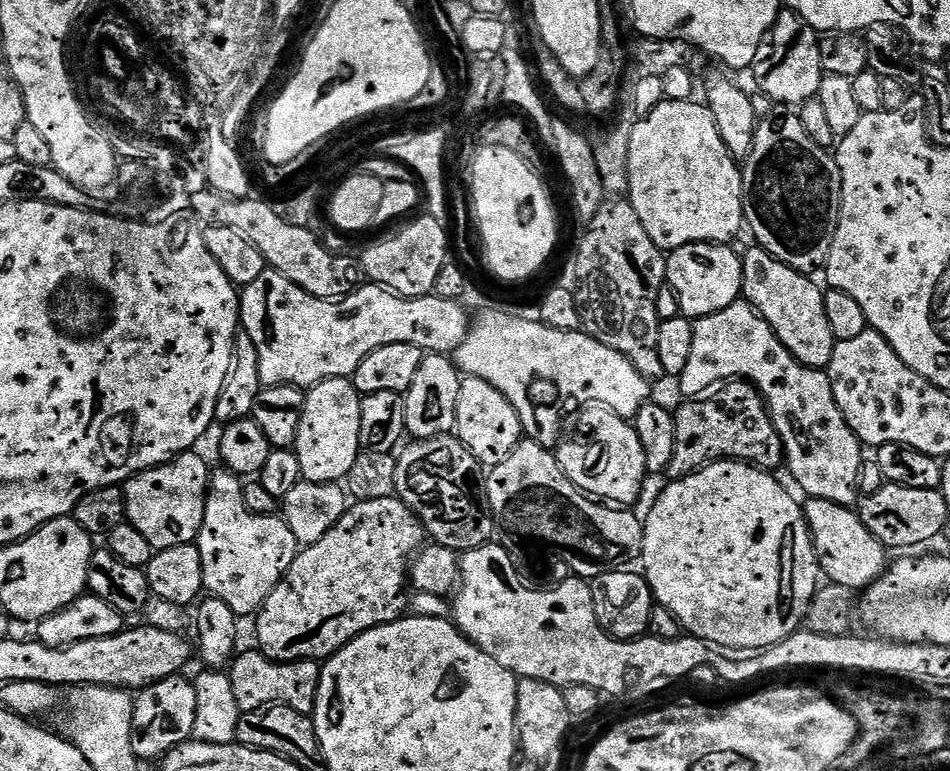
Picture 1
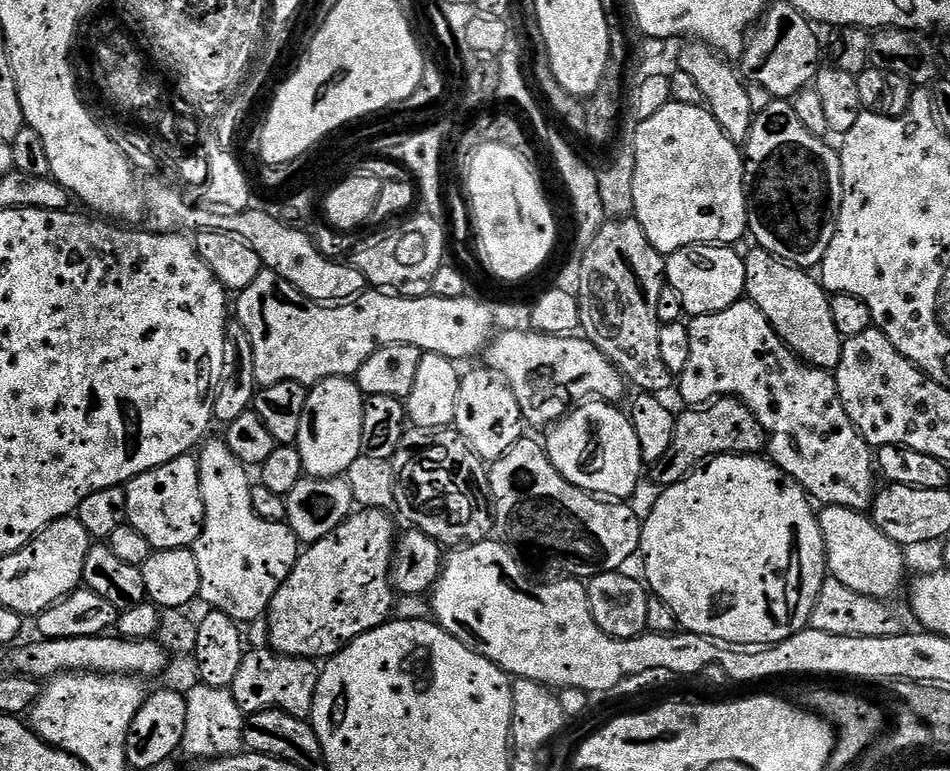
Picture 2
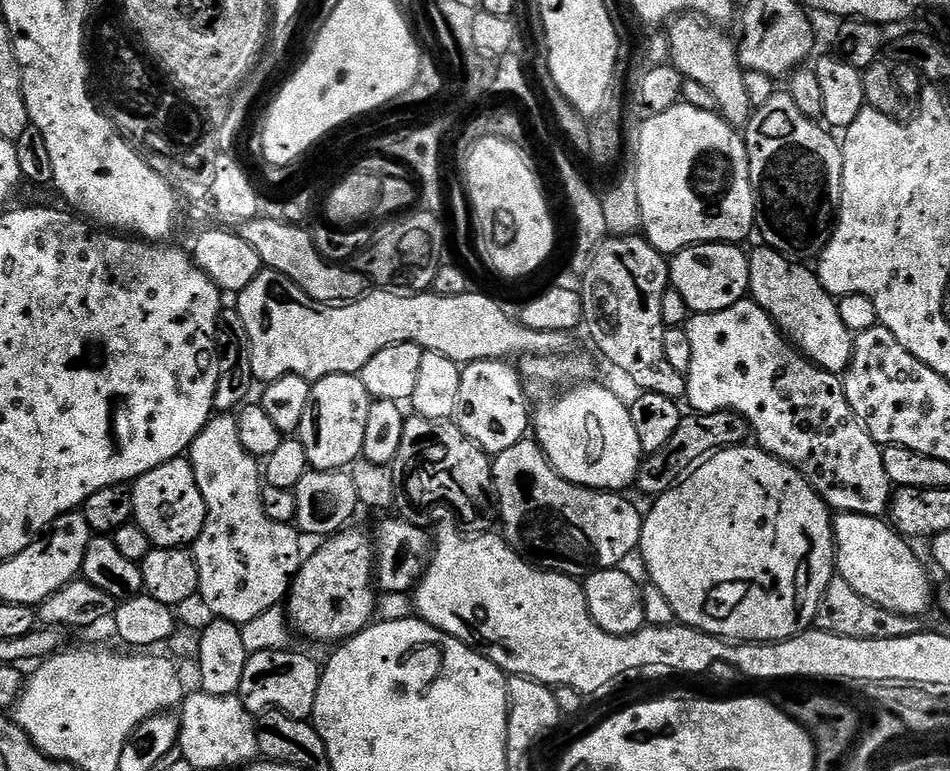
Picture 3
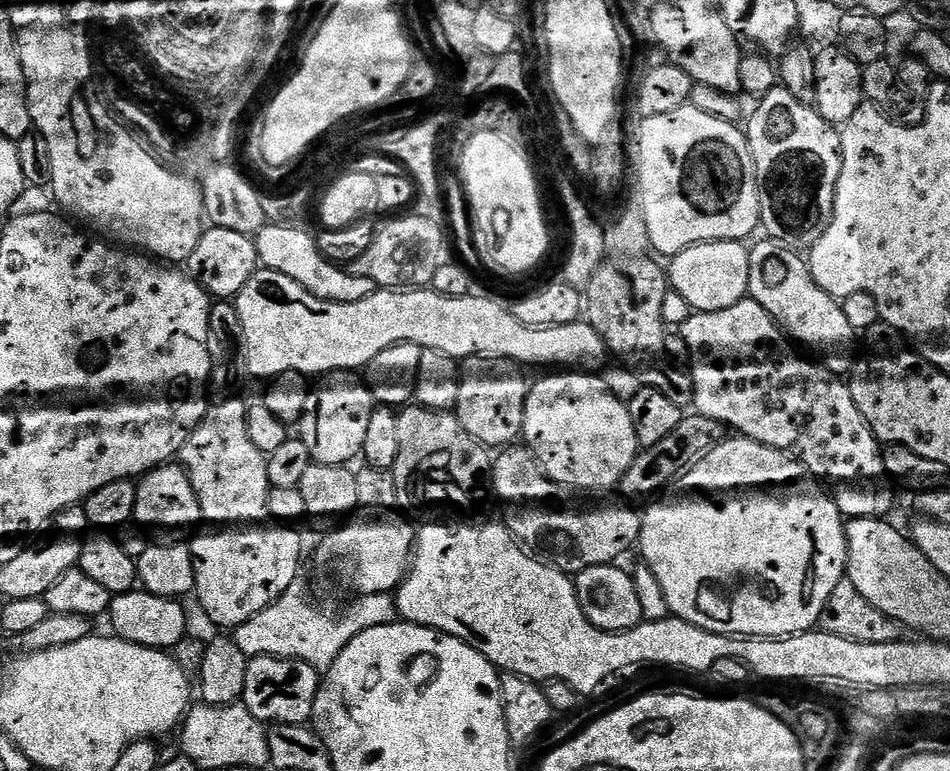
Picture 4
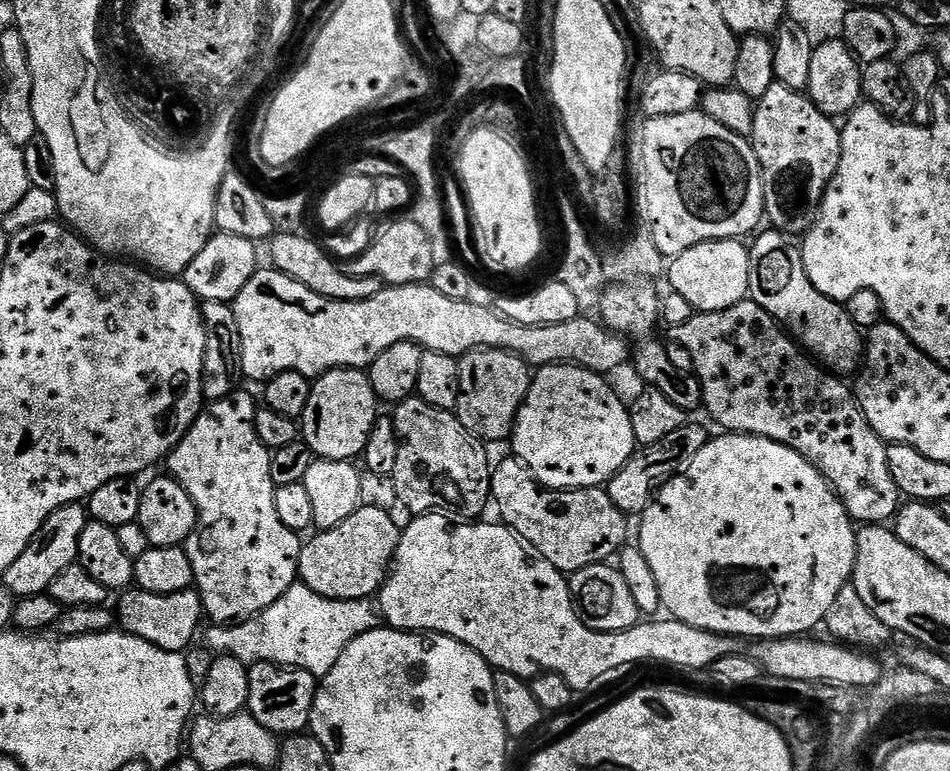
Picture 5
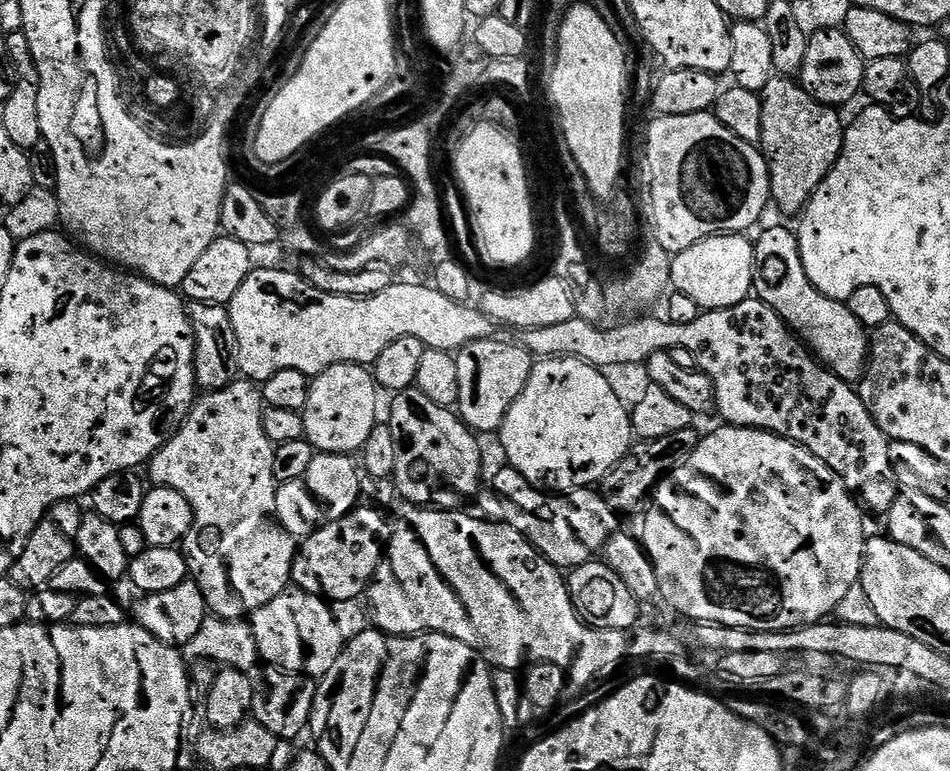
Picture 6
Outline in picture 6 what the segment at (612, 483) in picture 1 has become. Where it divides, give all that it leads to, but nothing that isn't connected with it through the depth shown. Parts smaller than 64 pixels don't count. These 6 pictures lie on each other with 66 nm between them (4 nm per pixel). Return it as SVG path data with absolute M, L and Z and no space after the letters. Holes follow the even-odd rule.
M549 356L533 363L532 373L514 406L506 414L498 433L504 447L507 463L522 478L541 490L553 494L575 492L577 488L599 485L611 468L625 456L634 443L632 418L626 406L618 402L617 395L603 377L601 369L590 366L578 358Z

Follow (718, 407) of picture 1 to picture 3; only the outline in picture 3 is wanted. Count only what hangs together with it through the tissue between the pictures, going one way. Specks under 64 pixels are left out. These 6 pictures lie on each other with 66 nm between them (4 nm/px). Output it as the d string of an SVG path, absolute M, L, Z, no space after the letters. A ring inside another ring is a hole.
M734 412L685 415L681 419L678 430L674 430L670 442L666 442L666 446L662 446L662 450L649 452L643 457L634 481L634 488L649 498L658 497L663 492L667 492L669 488L679 484L689 469L697 462L703 461L709 454L718 452L721 448L734 448L743 445L747 441L744 439L749 439L749 436L750 429L747 422Z

